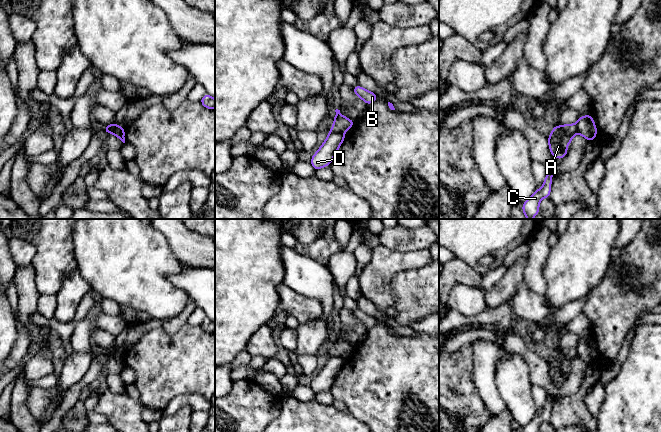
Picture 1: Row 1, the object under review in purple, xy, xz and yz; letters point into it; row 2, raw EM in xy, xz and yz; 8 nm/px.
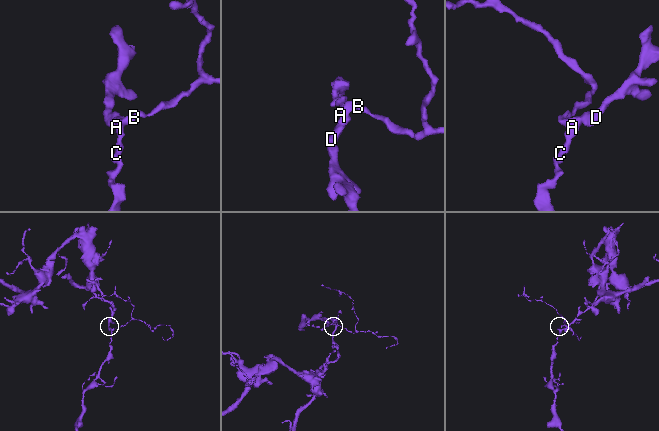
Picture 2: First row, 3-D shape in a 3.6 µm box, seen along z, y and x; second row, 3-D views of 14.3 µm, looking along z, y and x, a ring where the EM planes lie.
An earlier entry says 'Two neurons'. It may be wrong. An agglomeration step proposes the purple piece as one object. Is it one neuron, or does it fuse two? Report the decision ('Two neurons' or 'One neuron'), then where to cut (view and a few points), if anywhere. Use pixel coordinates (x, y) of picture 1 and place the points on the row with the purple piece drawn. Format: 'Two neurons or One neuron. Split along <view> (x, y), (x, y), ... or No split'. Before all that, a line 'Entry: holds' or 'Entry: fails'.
Entry: holds
Two neurons. Split along xz (331, 131), (343, 134)

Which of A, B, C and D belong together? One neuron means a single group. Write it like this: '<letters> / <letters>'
A B C / D

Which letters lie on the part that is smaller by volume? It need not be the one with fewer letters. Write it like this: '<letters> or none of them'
A, B, C

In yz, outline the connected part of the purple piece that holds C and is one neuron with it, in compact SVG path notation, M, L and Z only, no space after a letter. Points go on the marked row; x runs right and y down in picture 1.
M547 169L547 175L543 182L541 189L536 189L534 194L524 203L522 203L522 210L527 219L532 219L539 214L540 200L549 198L551 193L552 177L555 173Z

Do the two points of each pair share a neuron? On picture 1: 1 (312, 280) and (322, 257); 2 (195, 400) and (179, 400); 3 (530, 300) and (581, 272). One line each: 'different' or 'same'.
1: different
2: same
3: different

